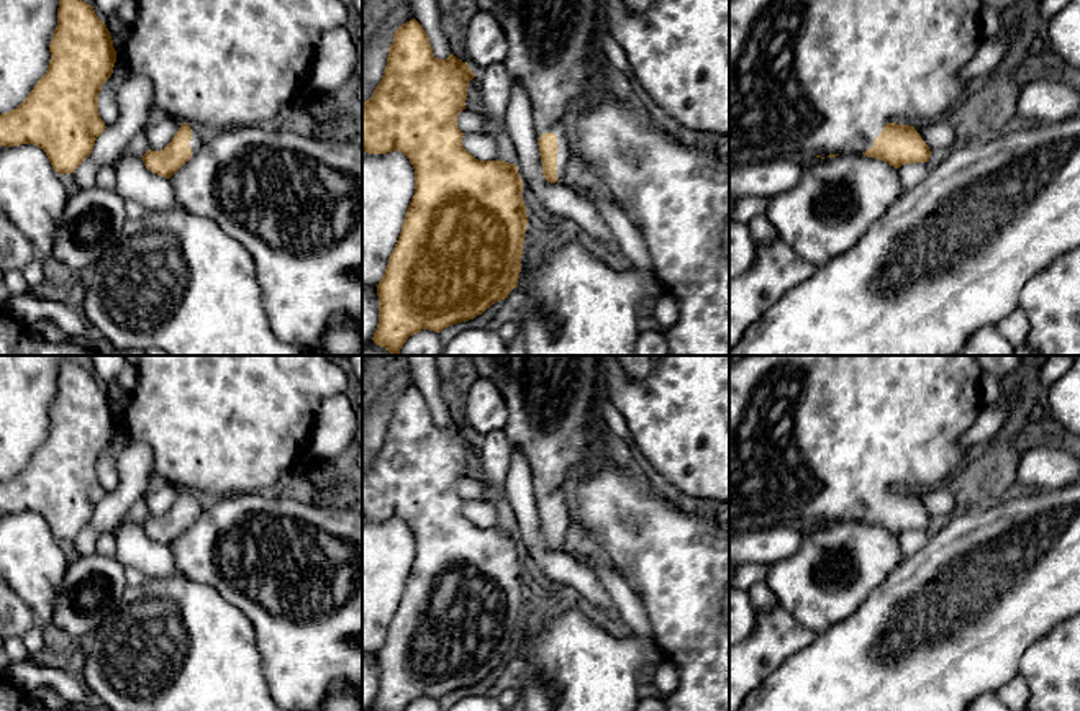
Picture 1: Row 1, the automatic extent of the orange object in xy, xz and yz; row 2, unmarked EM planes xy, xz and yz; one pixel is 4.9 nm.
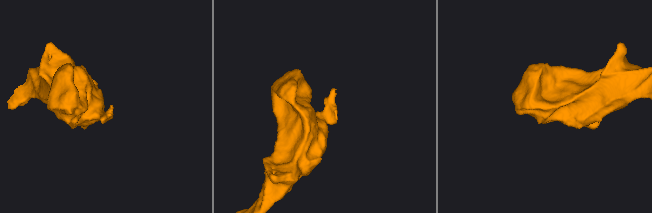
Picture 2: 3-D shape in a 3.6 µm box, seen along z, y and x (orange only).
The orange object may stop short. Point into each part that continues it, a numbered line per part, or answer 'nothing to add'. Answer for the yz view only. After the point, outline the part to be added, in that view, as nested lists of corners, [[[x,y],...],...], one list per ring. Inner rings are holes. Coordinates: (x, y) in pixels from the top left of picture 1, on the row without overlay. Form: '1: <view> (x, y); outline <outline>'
1: yz (812, 438); outline [[[742,356],[729,362],[729,536],[777,524],[862,521],[887,490],[918,493],[944,485],[970,455],[959,439],[983,408],[982,367],[973,356]]]

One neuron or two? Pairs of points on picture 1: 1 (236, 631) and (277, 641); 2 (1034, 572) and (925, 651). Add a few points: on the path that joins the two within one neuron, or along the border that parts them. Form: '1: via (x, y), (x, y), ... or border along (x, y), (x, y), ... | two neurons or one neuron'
1: border along (233, 603), (251, 623), (264, 674) | two neurons
2: via (1007, 575), (995, 580), (952, 623) | one neuron

